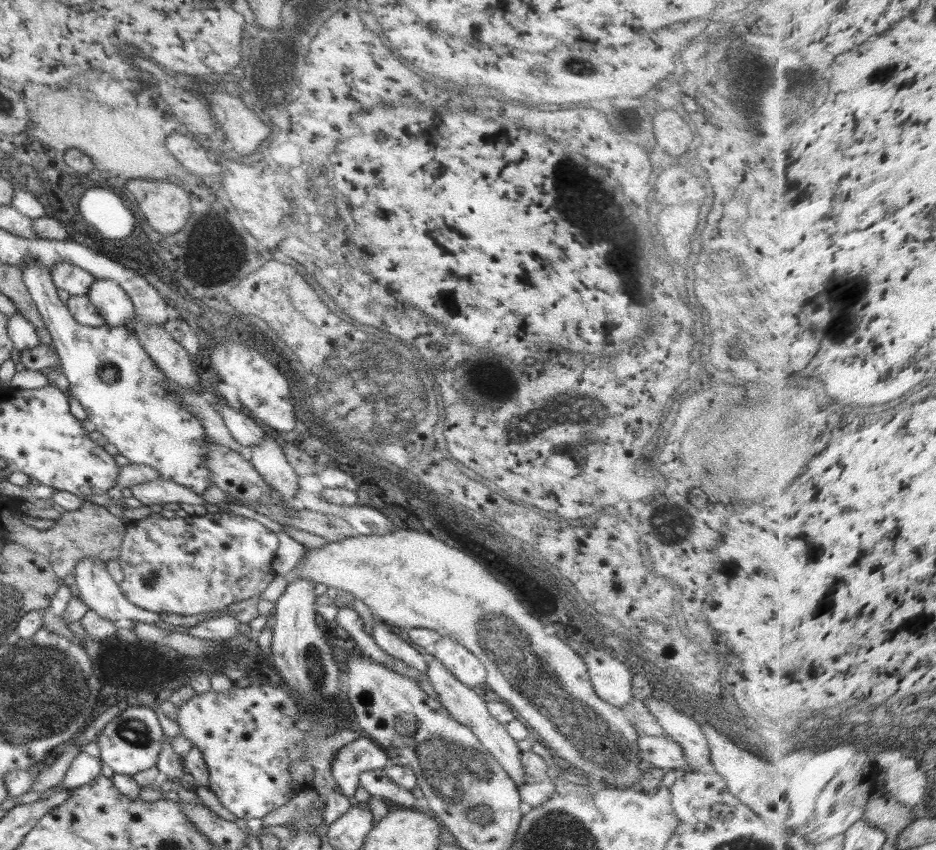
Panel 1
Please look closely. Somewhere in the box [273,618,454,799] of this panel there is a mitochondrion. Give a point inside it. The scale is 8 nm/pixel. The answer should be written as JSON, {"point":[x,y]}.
{"point":[314,668]}

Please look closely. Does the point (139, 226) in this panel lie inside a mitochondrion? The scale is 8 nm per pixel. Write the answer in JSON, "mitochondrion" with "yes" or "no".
{"mitochondrion":"no"}

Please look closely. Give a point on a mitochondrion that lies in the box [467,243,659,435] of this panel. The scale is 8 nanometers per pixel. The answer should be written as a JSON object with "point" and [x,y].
{"point":[548,393]}

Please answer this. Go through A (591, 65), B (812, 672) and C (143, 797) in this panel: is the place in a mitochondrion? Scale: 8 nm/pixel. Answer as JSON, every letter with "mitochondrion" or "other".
{"A":"mitochondrion","B":"other","C":"other"}

